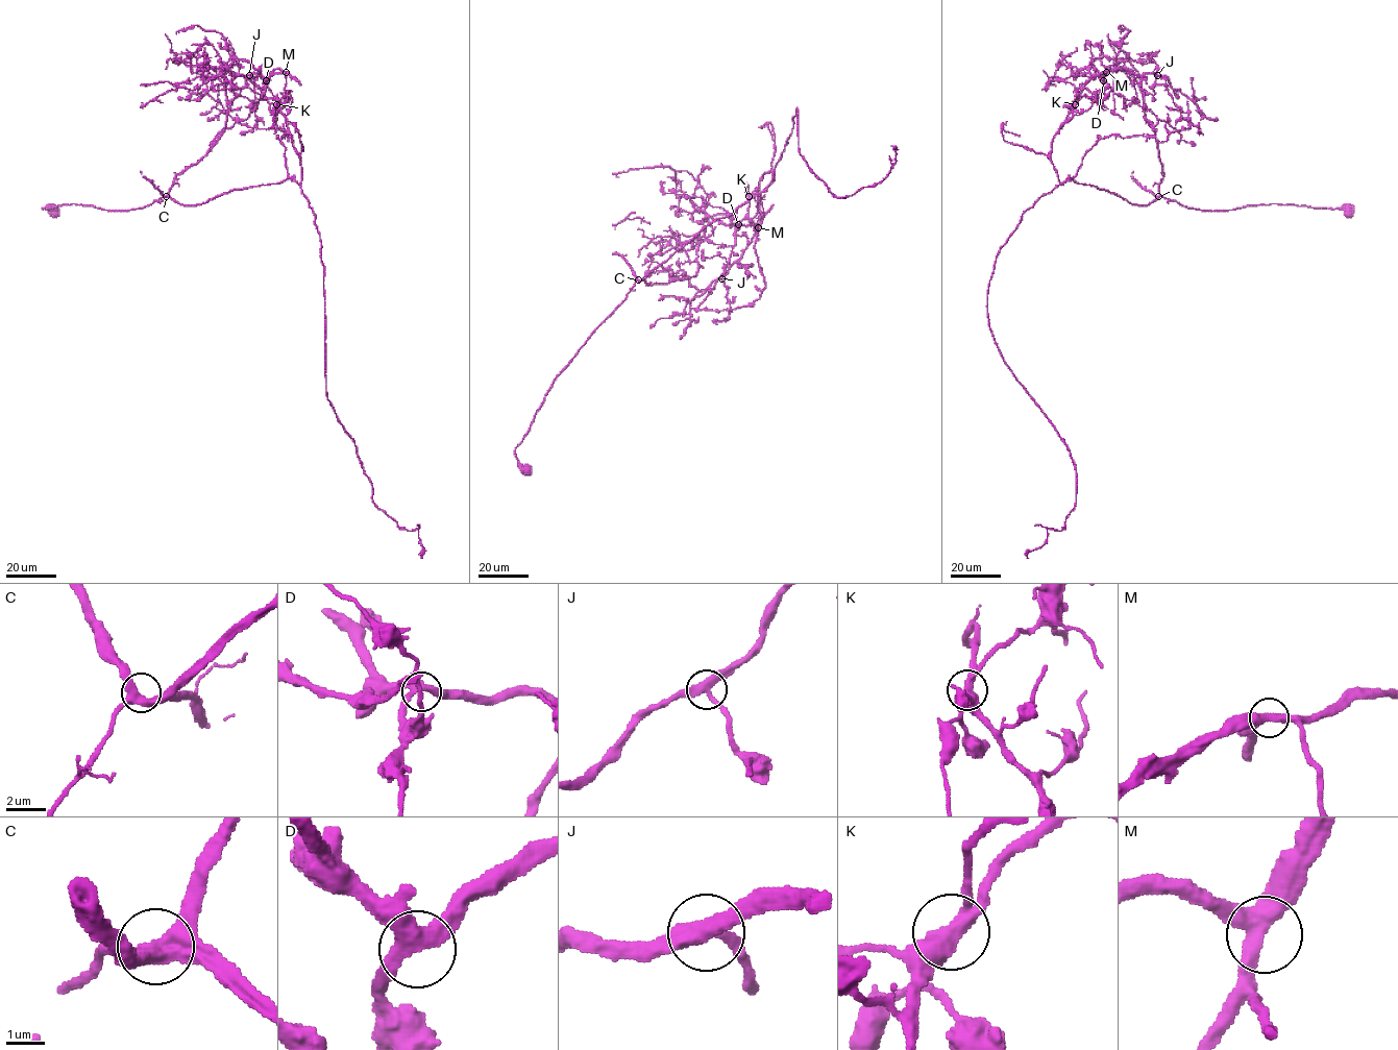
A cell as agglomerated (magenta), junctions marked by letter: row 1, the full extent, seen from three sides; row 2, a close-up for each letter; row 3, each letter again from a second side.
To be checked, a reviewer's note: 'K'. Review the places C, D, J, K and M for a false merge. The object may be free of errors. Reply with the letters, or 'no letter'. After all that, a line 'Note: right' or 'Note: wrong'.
K
Note: right

